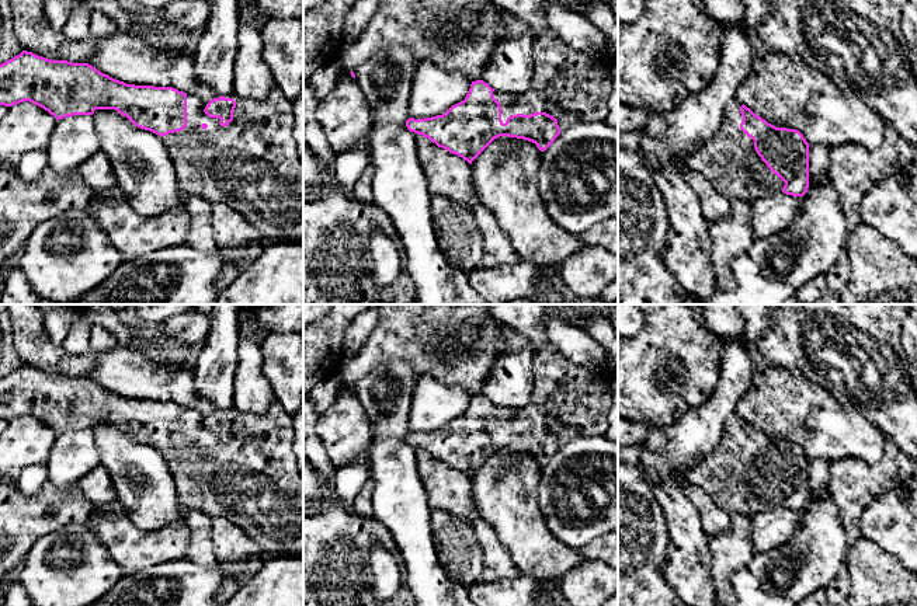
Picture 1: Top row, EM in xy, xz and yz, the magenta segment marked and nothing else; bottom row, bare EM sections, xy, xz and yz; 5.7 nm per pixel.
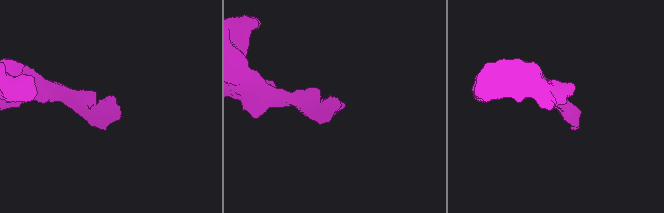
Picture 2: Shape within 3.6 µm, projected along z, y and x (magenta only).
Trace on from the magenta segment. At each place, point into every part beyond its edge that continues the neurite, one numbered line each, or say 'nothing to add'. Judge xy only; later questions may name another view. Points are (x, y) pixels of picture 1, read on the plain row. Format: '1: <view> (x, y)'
1: xy (252, 479)

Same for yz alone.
1: yz (729, 476)

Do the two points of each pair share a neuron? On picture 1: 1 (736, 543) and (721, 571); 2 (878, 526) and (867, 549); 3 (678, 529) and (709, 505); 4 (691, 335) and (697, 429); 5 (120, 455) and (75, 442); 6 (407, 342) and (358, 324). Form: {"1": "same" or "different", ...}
{"1": "same", "2": "different", "3": "different", "4": "different", "5": "different", "6": "different"}

